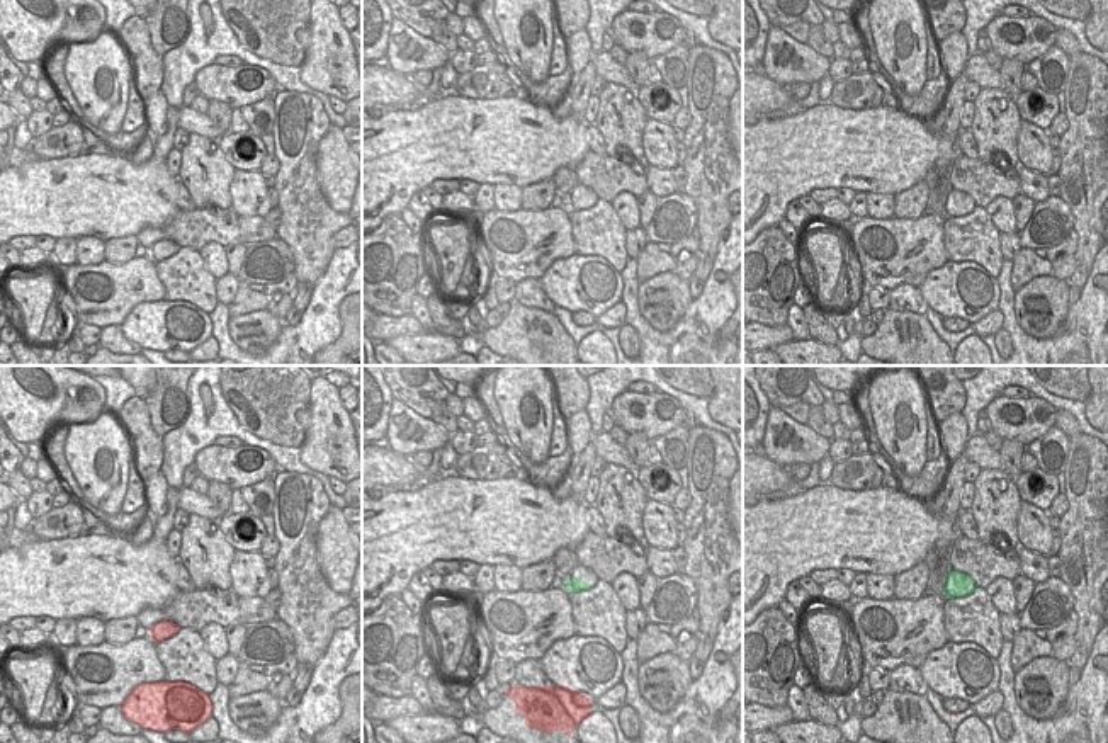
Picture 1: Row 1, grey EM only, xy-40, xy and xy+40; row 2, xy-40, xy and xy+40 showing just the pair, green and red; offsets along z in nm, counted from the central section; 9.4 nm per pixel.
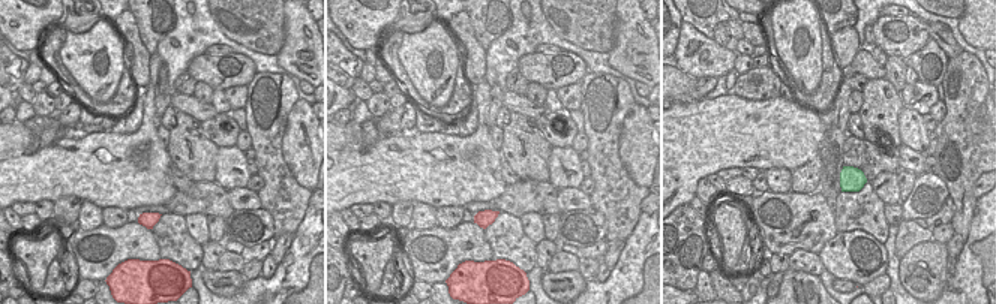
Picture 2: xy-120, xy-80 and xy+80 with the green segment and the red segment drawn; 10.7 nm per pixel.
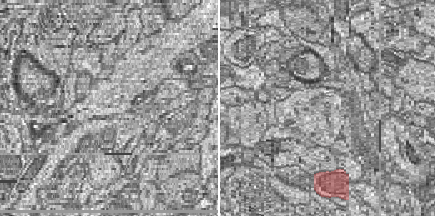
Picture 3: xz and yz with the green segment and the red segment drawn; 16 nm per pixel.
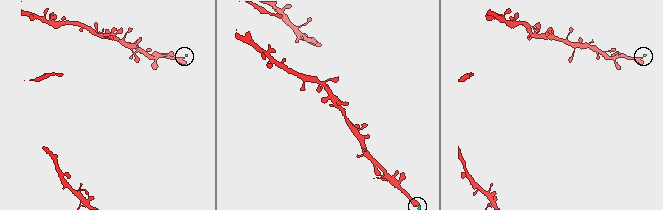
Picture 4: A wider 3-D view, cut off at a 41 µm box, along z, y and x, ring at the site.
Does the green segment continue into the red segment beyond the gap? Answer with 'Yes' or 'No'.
Yes

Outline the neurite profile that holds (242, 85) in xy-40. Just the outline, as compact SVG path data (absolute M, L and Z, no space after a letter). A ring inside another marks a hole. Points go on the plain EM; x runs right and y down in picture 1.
M207 65L195 73L195 85L207 100L219 100L241 109L270 97L277 90L272 75L255 65Z

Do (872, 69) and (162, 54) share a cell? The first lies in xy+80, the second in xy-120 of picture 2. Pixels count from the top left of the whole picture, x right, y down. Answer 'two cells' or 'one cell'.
two cells

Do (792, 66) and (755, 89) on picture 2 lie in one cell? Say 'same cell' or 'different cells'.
different cells

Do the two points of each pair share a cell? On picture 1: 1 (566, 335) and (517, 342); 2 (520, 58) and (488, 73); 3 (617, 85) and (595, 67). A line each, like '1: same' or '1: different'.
1: different
2: same
3: same

